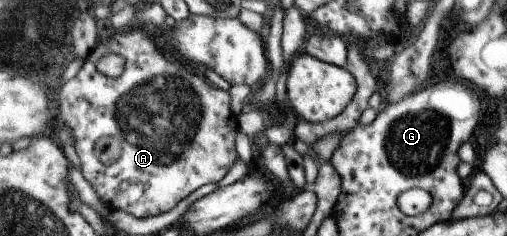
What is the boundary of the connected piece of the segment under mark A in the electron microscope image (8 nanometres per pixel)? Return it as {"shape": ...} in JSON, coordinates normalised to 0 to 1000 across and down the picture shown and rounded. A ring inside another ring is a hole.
{"shape":[[[266,114],[249,123],[249,136],[229,136],[211,169],[195,182],[178,229],[166,275],[156,292],[156,305],[146,331],[134,339],[122,360],[118,403],[118,483],[116,508],[126,534],[136,547],[148,597],[148,640],[158,669],[160,716],[170,758],[185,788],[193,826],[211,860],[221,886],[239,886],[264,911],[272,924],[292,924],[300,915],[320,911],[327,898],[339,894],[355,856],[375,835],[389,801],[402,792],[414,775],[432,775],[448,742],[450,725],[462,708],[462,691],[469,682],[469,640],[465,640],[465,581],[469,581],[469,504],[458,470],[458,411],[454,386],[430,377],[424,360],[406,343],[404,326],[394,326],[391,309],[371,301],[359,267],[351,258],[335,258],[304,182],[304,165],[284,131],[284,123],[268,123]],[[215,225],[235,225],[249,246],[247,297],[237,326],[219,331],[193,301],[193,258],[213,233]]]}

